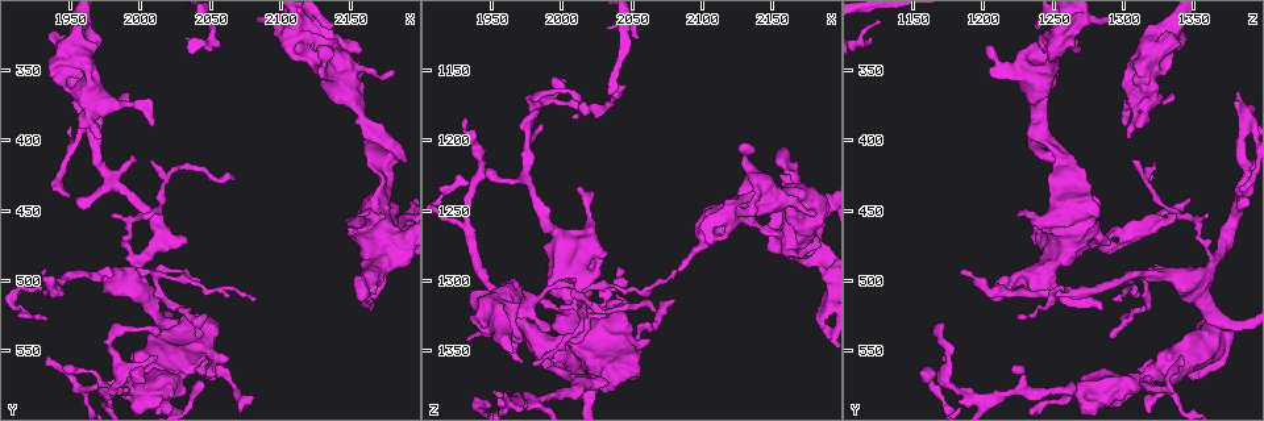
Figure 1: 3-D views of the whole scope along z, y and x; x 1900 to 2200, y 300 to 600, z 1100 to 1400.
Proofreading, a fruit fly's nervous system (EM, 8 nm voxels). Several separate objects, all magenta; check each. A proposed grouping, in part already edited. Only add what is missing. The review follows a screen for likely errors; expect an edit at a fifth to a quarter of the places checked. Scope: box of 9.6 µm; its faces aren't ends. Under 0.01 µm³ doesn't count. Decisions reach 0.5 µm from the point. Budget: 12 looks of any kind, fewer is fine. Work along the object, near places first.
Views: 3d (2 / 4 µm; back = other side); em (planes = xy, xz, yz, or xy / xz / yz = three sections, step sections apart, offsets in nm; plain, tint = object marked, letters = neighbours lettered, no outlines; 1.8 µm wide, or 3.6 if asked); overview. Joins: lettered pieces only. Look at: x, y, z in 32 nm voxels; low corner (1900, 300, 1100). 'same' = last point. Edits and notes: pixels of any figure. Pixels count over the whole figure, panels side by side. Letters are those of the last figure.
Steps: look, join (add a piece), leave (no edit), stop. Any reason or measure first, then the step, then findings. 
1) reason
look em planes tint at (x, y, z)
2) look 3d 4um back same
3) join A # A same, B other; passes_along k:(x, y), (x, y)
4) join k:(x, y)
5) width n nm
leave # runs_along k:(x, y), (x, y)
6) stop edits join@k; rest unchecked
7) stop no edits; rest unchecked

branch stops here
look 3d 2um at (2080, 584, 1316)

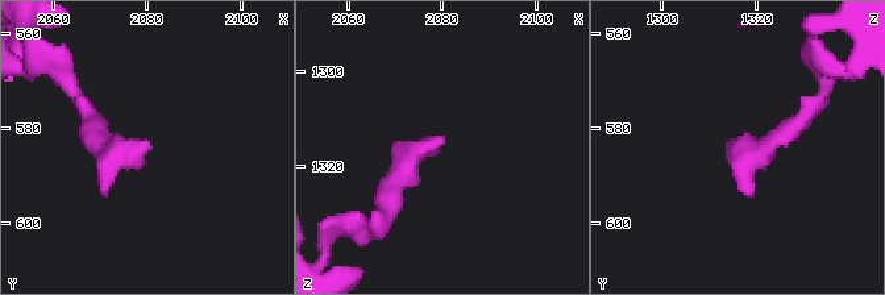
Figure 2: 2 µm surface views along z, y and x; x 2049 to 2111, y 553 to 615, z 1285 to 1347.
look em planes tint at (2081, 584, 1315)

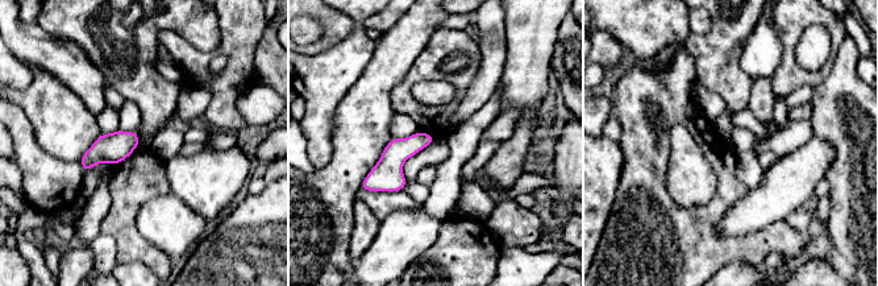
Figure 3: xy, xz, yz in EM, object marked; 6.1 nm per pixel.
look em planes letters same

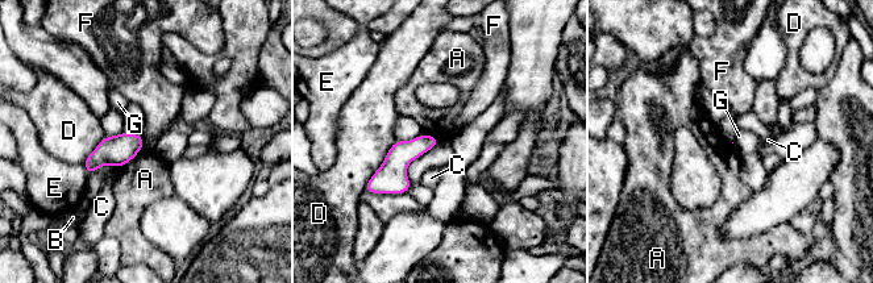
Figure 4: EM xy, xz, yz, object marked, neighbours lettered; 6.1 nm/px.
leave # A other, B other, C other, D other, E other, F other, G other; border 4:(437, 144), (407, 166), (410, 182); no lettered piece goes on from it

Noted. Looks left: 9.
three-way junction
look em 3.6um planes letters at (2024, 532, 1372)

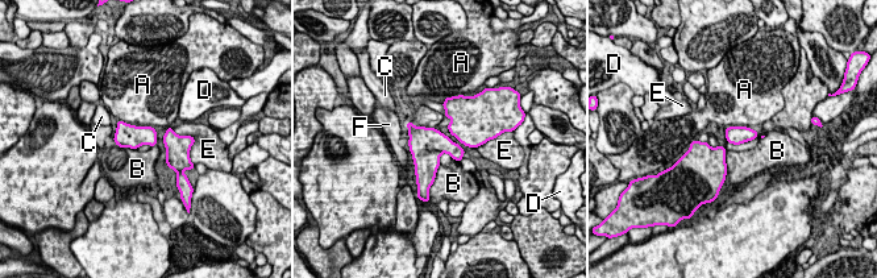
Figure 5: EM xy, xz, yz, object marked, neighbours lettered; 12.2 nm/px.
leave # A other, B other, C other, D other, E other, F other; border 5:(440, 165), (431, 185); no lettered piece goes on from it

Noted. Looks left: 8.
an open end
look em xy step 16 plain at (1970, 396, 1304)

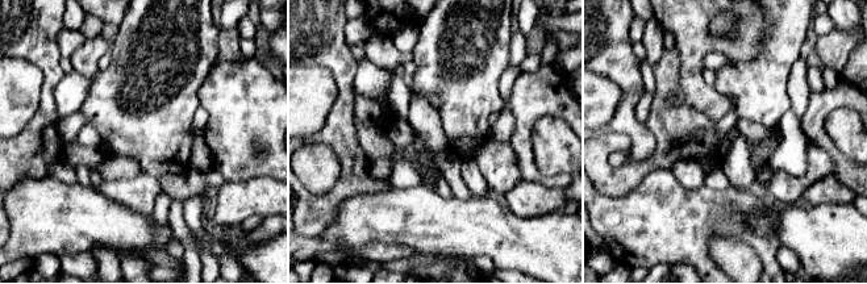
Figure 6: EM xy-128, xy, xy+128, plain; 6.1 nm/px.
look em xy step 16 letters same

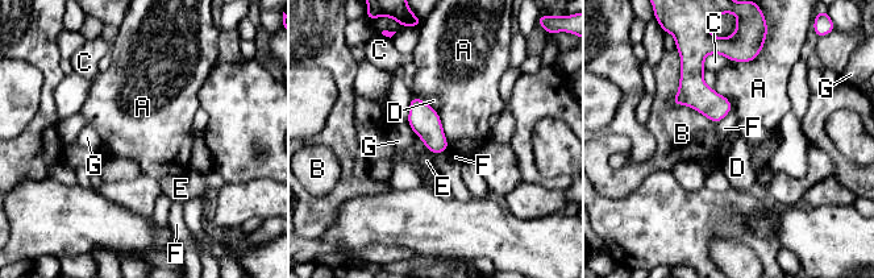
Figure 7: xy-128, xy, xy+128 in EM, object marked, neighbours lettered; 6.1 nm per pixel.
longest_contact B 420 nm
leave # A other, B other, C other, D other, E other, F other, G other; none of them fits

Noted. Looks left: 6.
thin end
look 3d 2um at (1928, 494, 1182)

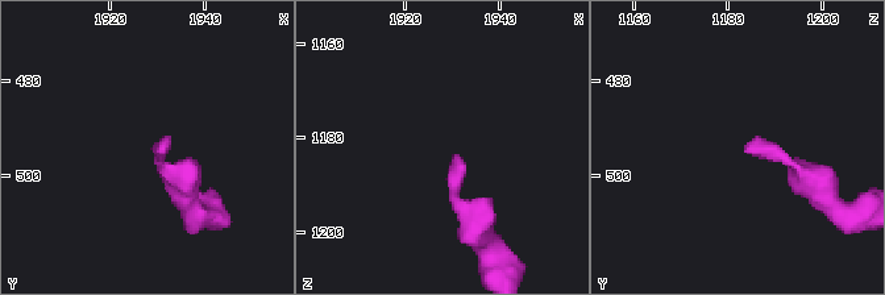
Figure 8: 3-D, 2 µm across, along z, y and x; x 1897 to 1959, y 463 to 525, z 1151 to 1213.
need the tissue
look em xz step 4 tint at (1931, 494, 1184)

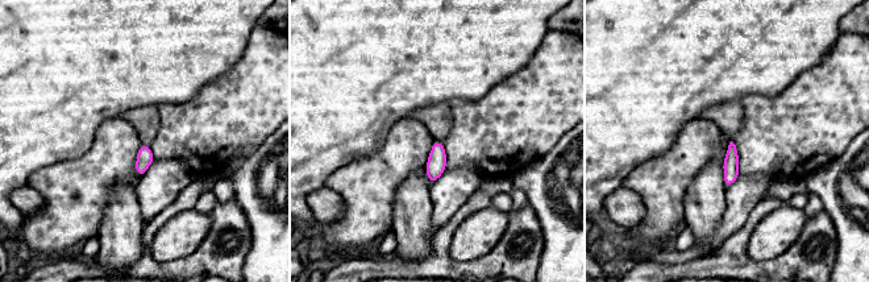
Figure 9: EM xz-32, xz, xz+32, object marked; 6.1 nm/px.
cut it another way
look em planes letters same

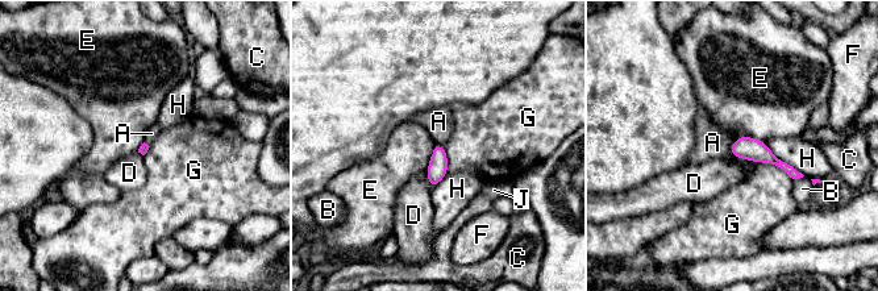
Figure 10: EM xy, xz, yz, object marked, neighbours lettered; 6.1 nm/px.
leave # A other, B other, C other, D other, E other, F other, G other, H other, J other; border 10:(735, 140), (750, 136), (764, 142); no lettered piece goes on from it

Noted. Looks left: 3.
a narrow waist
look 3d 4um at (2140, 348, 1250)

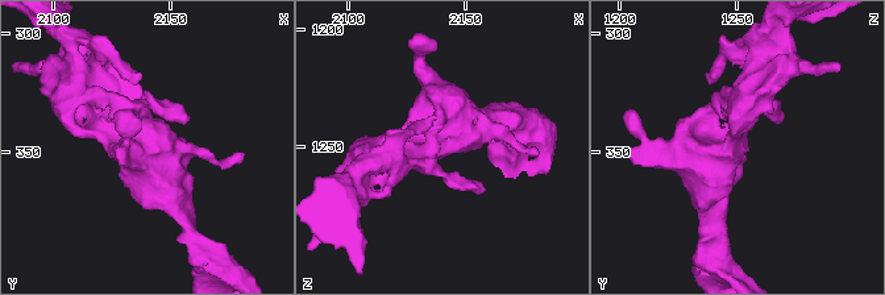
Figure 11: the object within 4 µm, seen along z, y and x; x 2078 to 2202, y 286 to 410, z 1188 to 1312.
now the EM
look em 3.6um planes letters at (2139, 346, 1247)

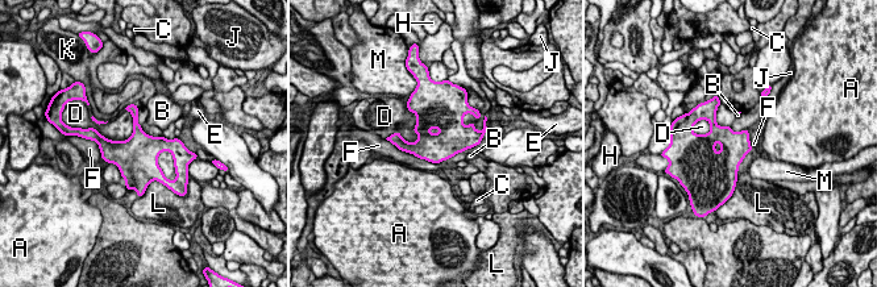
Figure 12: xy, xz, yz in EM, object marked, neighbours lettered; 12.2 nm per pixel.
width 480 nm
leave # A other, B other, C other, D other, E other, F other, H other, J other, K other, L other, M other; border 12:(407, 108), (415, 115), (414, 142); no lettered piece goes on from it

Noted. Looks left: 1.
stop no edits; rest unchecked

